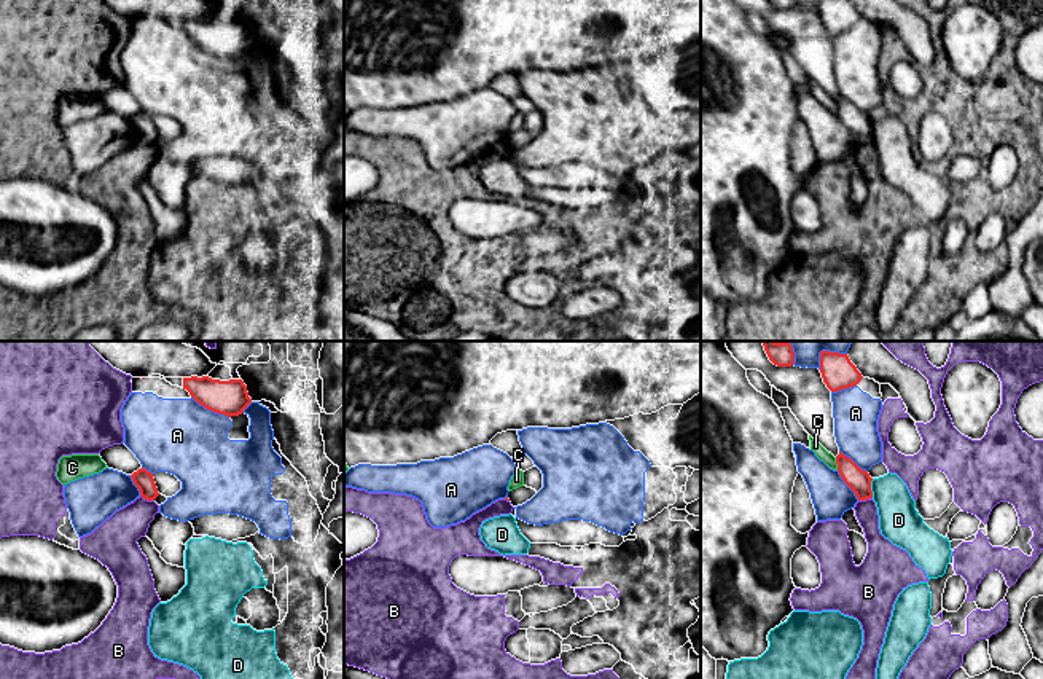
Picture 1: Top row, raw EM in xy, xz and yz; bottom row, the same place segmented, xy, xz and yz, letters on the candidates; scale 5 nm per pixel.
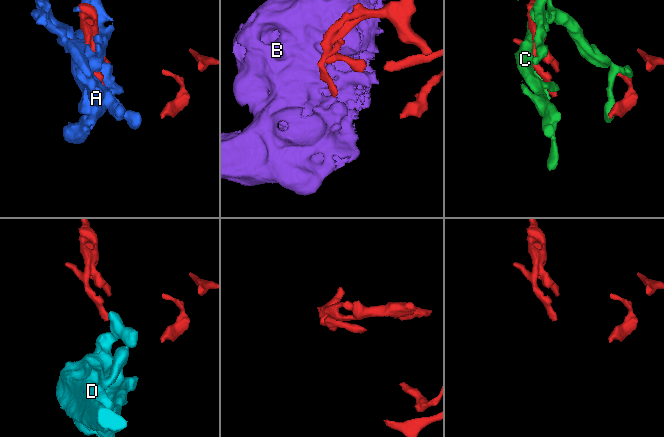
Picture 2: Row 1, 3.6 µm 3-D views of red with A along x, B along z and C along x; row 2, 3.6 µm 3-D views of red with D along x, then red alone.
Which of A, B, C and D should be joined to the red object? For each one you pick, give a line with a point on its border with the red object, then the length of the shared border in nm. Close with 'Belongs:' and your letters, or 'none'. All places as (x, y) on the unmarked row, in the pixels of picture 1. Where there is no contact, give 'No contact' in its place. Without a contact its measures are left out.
Belongs: none

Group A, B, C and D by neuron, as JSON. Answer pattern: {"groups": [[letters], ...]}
{"groups": [["A"], ["B"], ["C"], ["D"]]}

